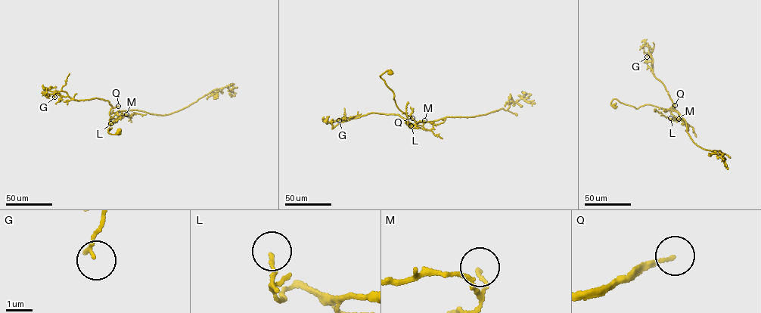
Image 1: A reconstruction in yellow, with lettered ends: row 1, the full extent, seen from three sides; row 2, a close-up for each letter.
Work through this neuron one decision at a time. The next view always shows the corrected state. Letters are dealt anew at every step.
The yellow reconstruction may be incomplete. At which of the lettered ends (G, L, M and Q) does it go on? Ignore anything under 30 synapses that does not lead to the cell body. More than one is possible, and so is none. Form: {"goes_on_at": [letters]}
{"goes_on_at": ["Q"]}

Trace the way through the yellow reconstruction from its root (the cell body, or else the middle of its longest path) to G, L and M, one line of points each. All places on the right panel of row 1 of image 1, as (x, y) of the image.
G: (613, 106), (610, 104), (614, 99), (636, 108), (648, 104), (678, 113), (652, 72), (648, 53), (647, 57)
L: (613, 106), (610, 104), (614, 99), (636, 108), (648, 104), (678, 113), (672, 107), (676, 120), (670, 118)
M: (613, 106), (610, 104), (614, 99), (636, 108), (648, 104), (678, 113), (672, 107), (670, 112), (678, 119)

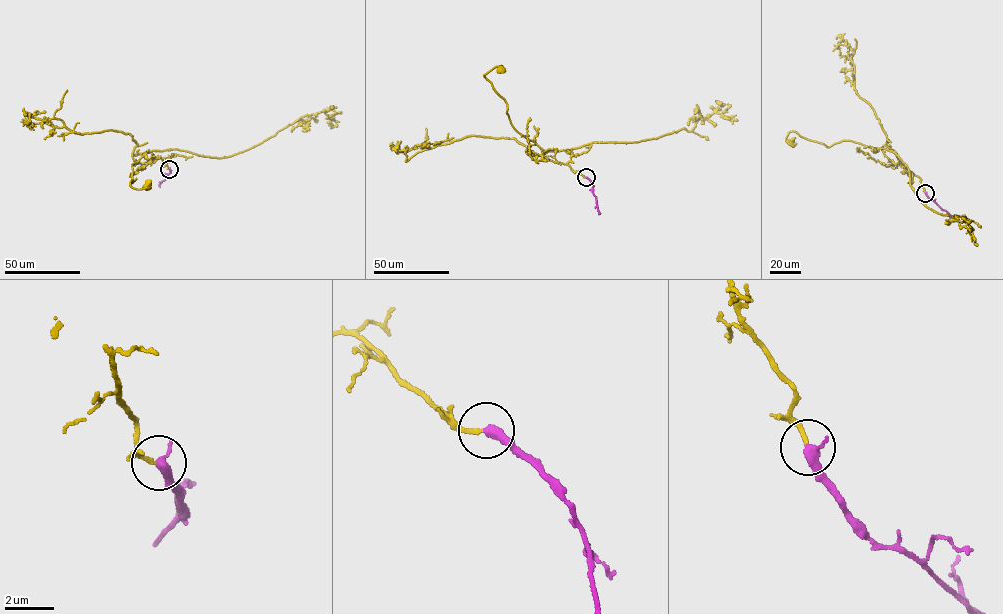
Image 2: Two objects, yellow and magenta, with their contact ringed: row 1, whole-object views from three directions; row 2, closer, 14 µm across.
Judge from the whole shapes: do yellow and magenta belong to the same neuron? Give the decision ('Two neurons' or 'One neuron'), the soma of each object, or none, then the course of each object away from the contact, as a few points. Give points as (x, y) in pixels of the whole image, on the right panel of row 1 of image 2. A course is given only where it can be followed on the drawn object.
One neuron. Soma of yellow: (791, 142). Soma of magenta: none. Course of yellow: (925, 192), (921, 179), (896, 154), (883, 148), (843, 140), (828, 147), (794, 131), (786, 138), (791, 143). Course of magenta: (925, 193), (951, 215), (949, 217)

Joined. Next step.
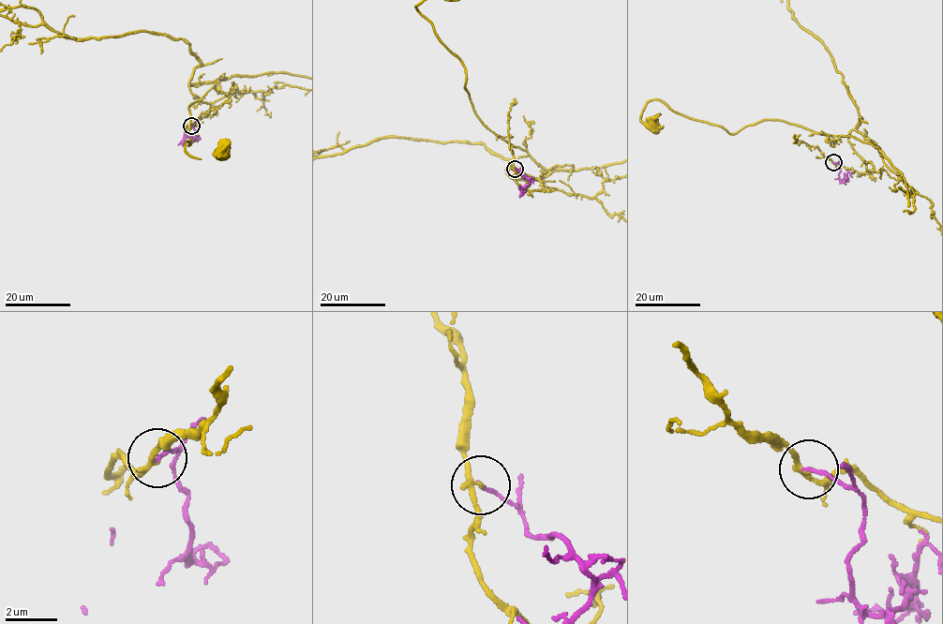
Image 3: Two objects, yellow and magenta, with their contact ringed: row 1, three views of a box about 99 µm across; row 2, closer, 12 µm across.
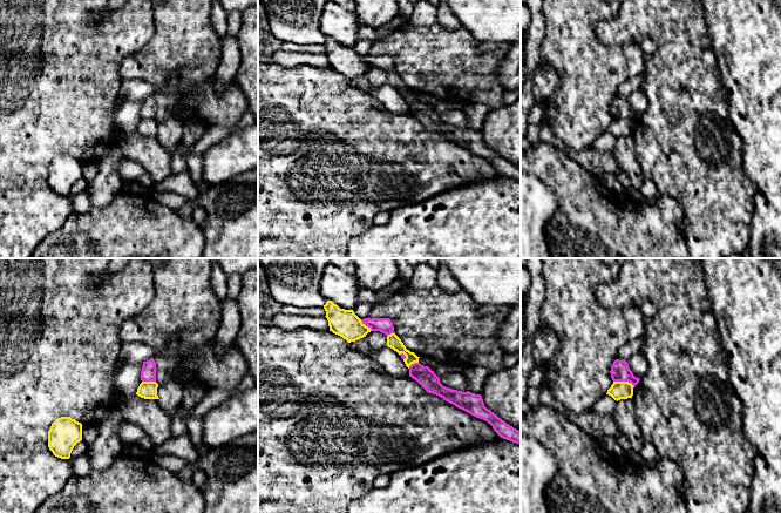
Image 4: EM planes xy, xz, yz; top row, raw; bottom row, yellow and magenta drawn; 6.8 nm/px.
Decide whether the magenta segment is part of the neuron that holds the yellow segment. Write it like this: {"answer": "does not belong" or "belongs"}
{"answer": "does not belong"}

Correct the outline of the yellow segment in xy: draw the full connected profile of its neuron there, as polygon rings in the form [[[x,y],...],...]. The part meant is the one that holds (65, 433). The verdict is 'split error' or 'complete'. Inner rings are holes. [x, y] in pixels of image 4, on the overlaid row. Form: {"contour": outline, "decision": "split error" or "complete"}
{"contour": [[[70,417],[57,418],[48,431],[48,447],[61,459],[69,459],[74,446],[82,440],[82,424]]], "decision": "complete"}

